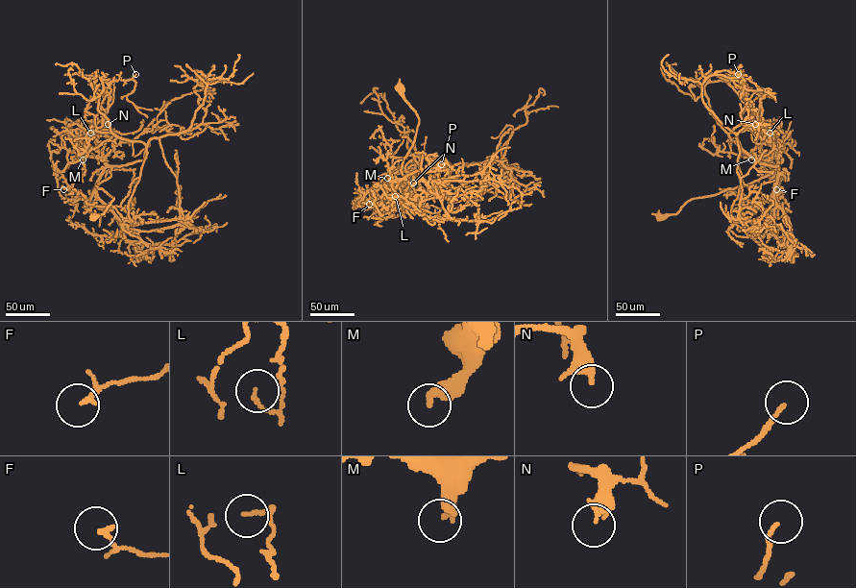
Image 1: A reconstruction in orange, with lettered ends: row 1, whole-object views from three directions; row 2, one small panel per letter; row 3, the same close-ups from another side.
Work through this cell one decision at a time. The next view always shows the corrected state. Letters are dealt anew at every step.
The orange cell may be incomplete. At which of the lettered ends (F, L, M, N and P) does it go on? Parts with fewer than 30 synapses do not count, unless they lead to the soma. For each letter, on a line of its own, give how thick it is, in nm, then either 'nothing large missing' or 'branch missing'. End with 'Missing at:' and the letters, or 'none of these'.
F: 120 nm thick; nothing large missing
L: 100 nm thick; nothing large missing
M: 360 nm thick; branch missing
N: 280 nm thick; nothing large missing
P: 120 nm thick; nothing large missing
Missing at: M

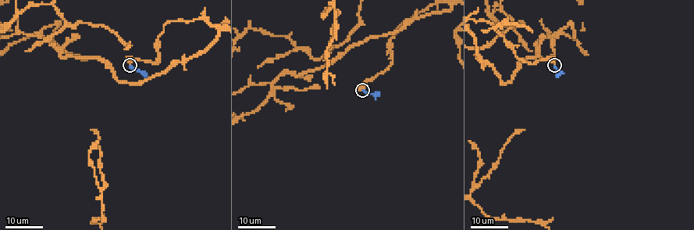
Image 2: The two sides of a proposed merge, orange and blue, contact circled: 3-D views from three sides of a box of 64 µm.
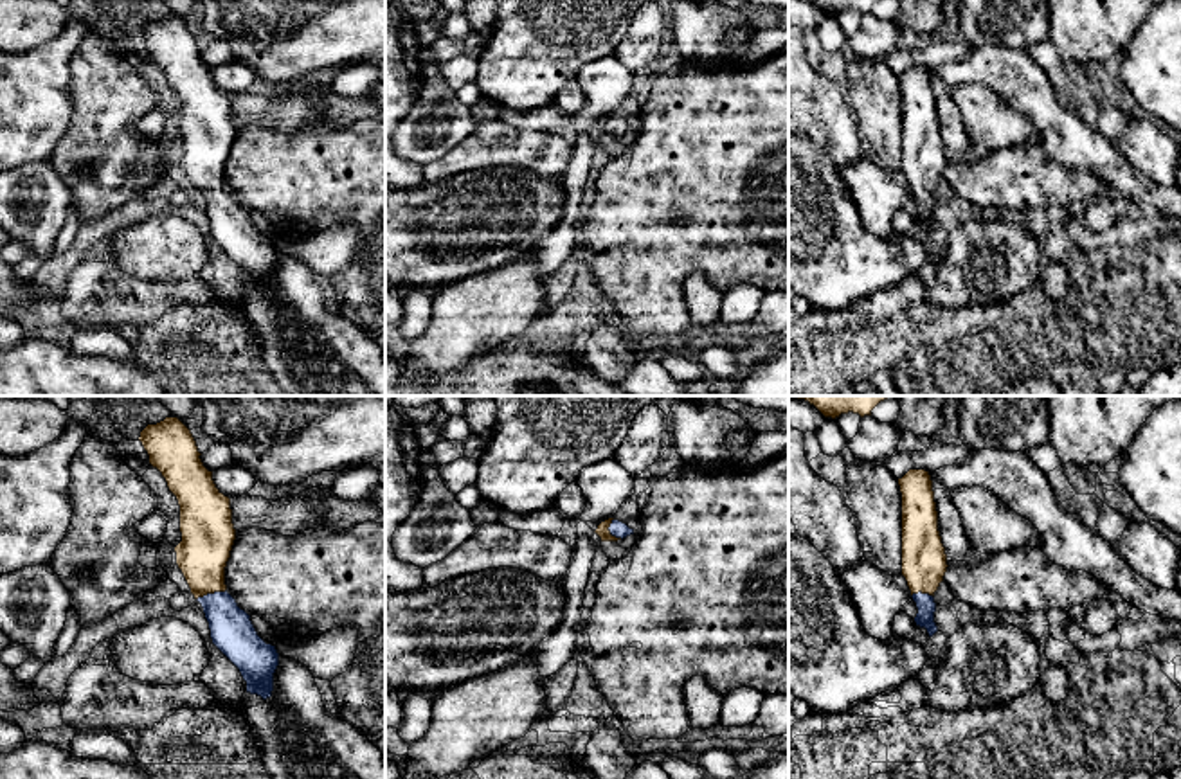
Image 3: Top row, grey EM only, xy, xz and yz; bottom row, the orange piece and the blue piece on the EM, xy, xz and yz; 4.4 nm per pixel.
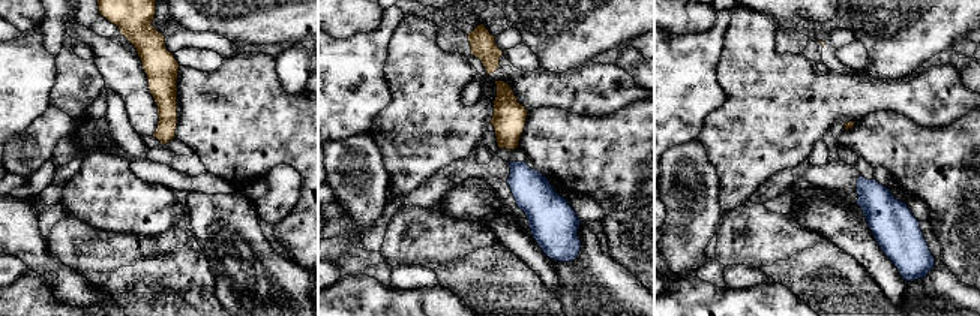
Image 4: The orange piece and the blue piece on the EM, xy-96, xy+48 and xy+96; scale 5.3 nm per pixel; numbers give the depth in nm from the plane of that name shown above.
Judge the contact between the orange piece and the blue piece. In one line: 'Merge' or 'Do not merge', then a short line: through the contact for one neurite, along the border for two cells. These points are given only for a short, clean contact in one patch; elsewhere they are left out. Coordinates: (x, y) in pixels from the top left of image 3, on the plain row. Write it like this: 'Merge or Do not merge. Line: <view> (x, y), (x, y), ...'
Merge. Line: xy (207, 134), (211, 189), (233, 229)

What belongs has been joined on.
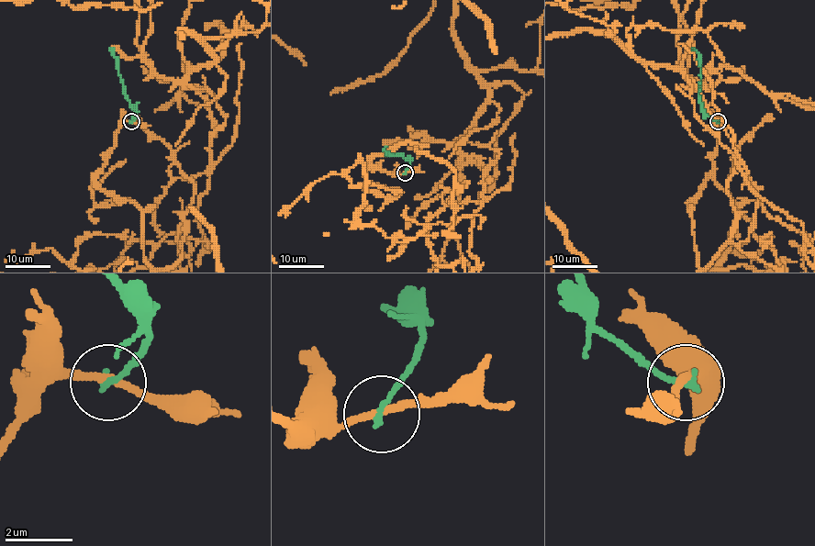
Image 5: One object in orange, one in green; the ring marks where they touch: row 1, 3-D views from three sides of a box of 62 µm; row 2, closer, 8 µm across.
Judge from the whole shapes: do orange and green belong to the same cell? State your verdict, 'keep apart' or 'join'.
keep apart

